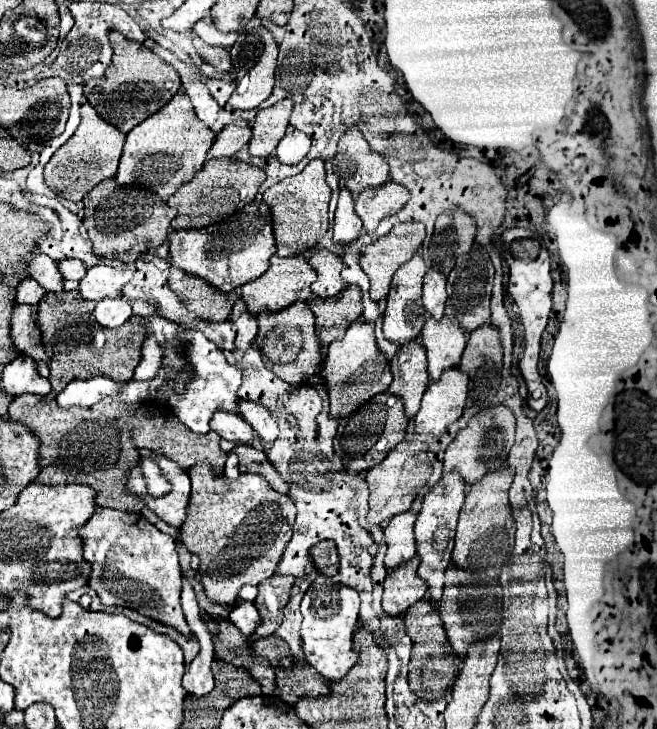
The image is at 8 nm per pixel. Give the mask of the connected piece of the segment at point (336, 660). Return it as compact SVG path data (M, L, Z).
M323 575L319 577L321 579L317 579L307 589L301 601L303 651L307 663L315 667L323 677L329 681L341 681L347 671L359 661L357 651L353 651L353 633L359 617L359 593L351 587L335 583L333 579L327 579Z

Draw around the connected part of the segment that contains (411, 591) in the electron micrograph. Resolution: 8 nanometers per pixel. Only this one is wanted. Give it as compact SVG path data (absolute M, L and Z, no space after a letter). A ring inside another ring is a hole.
M415 555L411 561L403 563L395 571L389 571L383 585L383 609L389 615L403 615L415 601L425 597L427 583L417 577L417 567L419 557Z

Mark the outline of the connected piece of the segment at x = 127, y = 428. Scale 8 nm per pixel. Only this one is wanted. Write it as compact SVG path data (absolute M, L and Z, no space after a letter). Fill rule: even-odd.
M31 393L19 395L9 407L9 419L25 423L41 439L41 447L39 447L41 473L35 479L35 483L45 483L45 485L87 483L97 491L97 503L101 503L103 507L111 507L111 509L119 509L119 511L141 511L145 505L143 499L125 491L129 463L139 461L139 449L161 451L167 459L173 459L183 469L189 469L191 465L195 465L199 461L211 461L217 469L225 467L227 453L219 447L221 435L217 435L215 431L209 431L207 435L193 433L189 427L183 427L183 423L179 423L179 419L175 419L175 415L171 415L169 405L165 405L165 409L161 409L161 405L155 399L147 399L147 401L139 401L139 403L123 403L123 401L115 401L115 399L103 399L103 403L97 403L91 409L81 409L81 407L61 409L55 403L55 399L45 403L43 397L45 395L31 395ZM149 411L153 411L153 417L147 415Z

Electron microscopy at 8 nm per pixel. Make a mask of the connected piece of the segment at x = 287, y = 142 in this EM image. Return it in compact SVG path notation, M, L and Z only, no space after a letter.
M289 129L287 135L277 145L277 157L285 165L297 165L307 155L309 147L311 147L311 139L303 135L303 131Z

